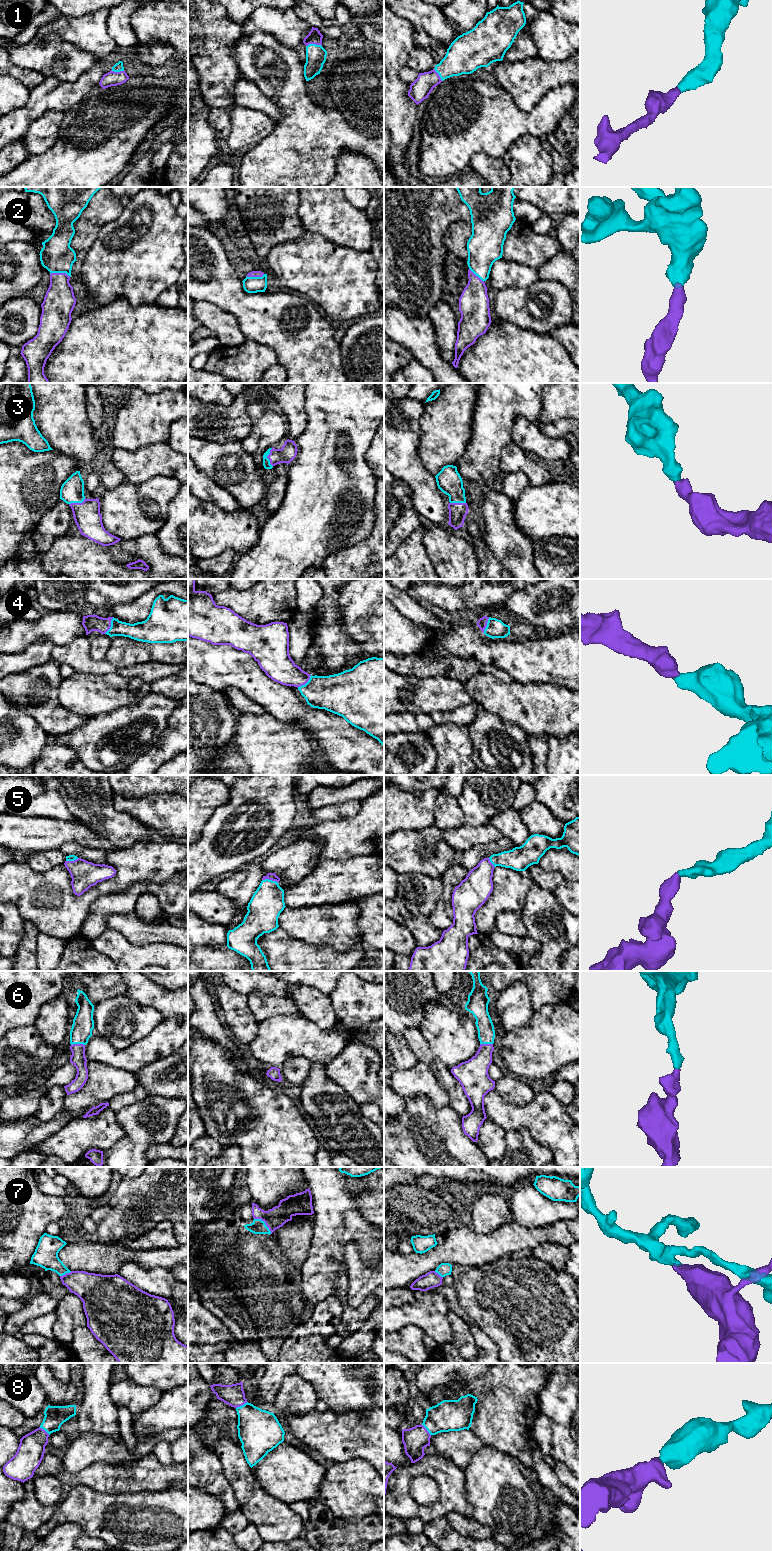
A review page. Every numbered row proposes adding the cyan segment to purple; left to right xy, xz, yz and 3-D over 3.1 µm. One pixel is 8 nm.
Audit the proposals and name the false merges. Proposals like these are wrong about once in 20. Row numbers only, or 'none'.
none

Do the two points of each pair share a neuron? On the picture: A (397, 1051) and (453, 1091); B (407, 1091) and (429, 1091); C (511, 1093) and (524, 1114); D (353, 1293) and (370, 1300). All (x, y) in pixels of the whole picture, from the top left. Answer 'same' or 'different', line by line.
A: different
B: same
C: different
D: different

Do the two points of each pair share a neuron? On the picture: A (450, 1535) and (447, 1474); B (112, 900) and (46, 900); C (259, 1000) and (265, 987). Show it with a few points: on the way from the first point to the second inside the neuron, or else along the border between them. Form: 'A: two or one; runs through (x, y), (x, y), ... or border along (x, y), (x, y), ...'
A: two; border along (445, 1515), (423, 1524)
B: two; border along (117, 892), (100, 895), (91, 904), (84, 921)
C: two; border along (248, 995), (252, 992), (257, 992), (285, 997)

